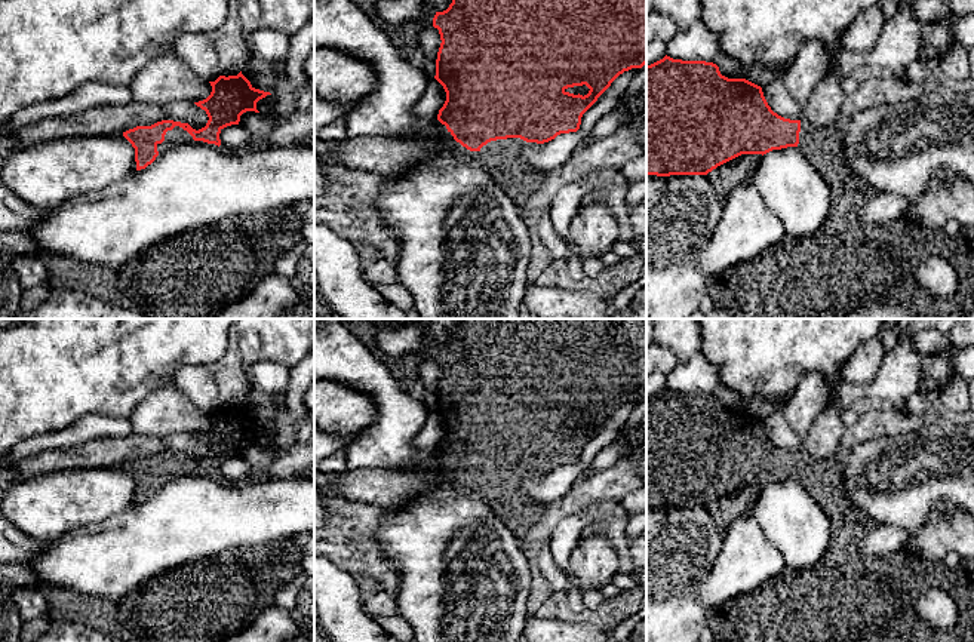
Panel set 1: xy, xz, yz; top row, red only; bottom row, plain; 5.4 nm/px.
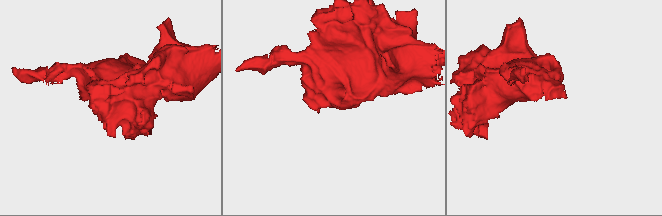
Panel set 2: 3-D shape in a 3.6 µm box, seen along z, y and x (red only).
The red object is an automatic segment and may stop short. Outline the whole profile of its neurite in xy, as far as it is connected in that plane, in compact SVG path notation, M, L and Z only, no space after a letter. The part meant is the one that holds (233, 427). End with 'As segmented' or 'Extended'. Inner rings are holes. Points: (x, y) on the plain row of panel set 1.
M242 403L237 408L219 408L209 415L212 418L211 427L194 434L209 449L205 460L196 463L188 455L162 452L151 458L136 458L123 464L123 469L135 480L136 503L145 501L159 486L178 476L203 473L219 479L221 463L239 457L240 448L246 443L259 445L256 434L271 427L255 421Z. Extended

